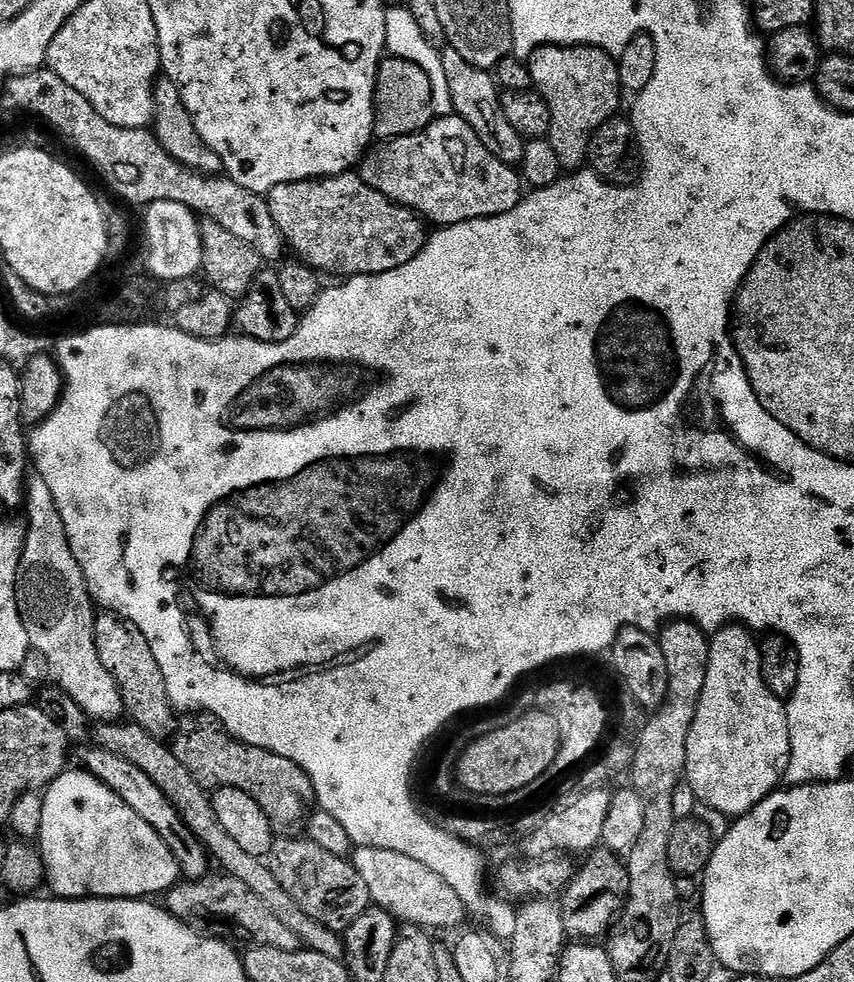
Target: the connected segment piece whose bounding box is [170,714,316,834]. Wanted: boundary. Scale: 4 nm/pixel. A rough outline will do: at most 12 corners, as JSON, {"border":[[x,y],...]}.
{"border":[[184,714],[172,753],[206,790],[242,790],[273,833],[303,825],[316,792],[290,758]]}

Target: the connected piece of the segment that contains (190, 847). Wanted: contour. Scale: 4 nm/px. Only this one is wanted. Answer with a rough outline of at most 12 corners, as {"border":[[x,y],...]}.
{"border":[[96,746],[83,767],[164,840],[184,880],[210,858],[138,766]]}

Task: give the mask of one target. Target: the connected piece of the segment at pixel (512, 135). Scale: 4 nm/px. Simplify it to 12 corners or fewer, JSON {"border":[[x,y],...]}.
{"border":[[451,58],[455,115],[503,164],[524,159],[491,71]]}

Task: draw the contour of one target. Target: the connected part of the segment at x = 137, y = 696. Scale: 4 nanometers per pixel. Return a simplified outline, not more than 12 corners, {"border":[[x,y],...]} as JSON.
{"border":[[96,617],[96,649],[127,715],[151,736],[174,705],[150,642],[129,620]]}

